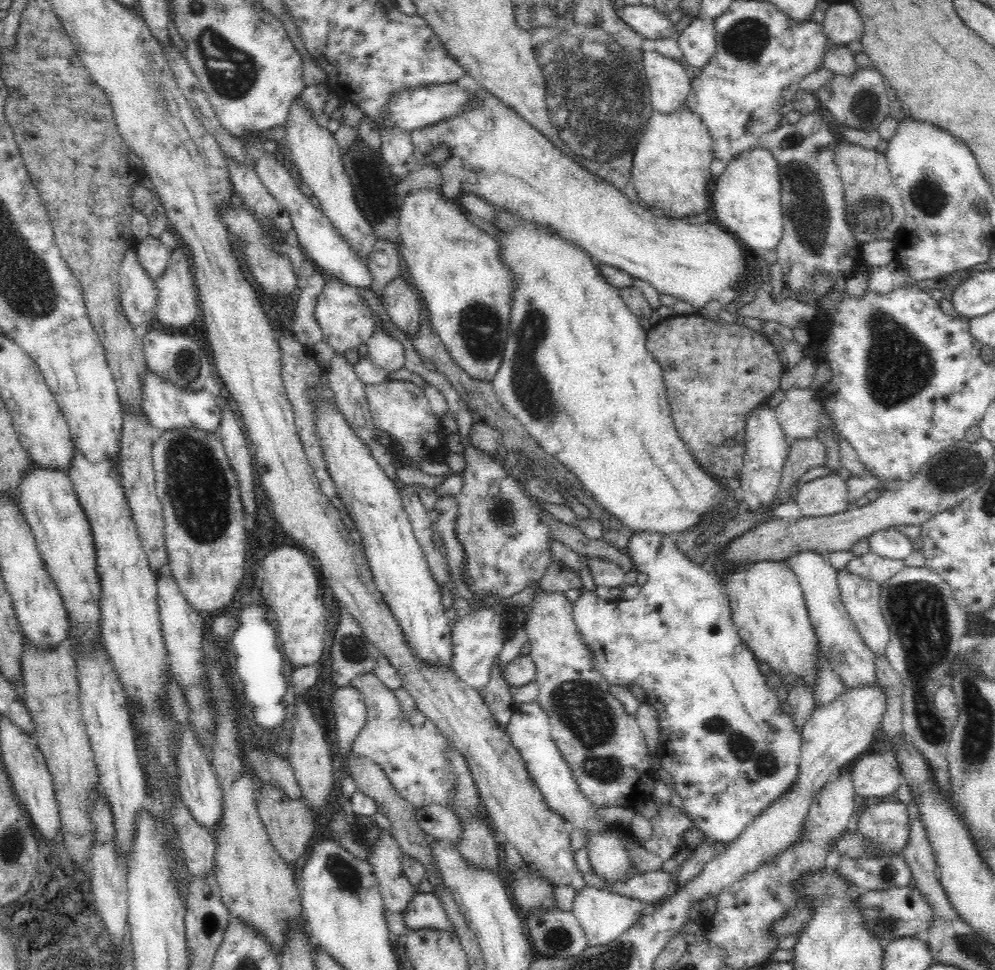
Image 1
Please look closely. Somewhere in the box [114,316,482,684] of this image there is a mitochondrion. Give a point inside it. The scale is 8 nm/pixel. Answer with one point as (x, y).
(198, 489)

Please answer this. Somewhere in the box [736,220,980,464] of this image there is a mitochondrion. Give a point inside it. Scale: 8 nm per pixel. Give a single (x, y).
(899, 367)

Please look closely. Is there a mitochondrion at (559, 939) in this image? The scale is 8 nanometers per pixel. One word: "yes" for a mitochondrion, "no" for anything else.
yes

